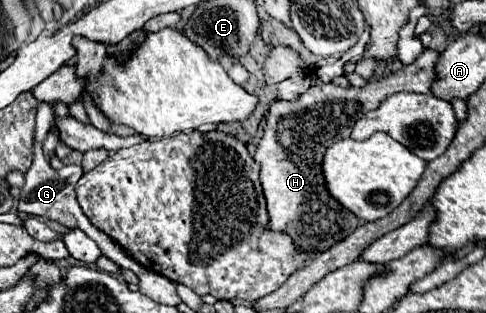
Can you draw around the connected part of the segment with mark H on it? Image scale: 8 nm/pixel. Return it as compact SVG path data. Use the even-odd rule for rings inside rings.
M425 49L415 63L405 65L379 81L369 81L365 87L343 89L333 83L313 85L295 101L271 103L263 137L255 151L255 161L261 165L261 185L267 199L269 227L273 227L273 231L287 231L303 251L325 251L333 243L345 239L359 225L359 219L345 211L325 191L321 175L325 149L331 143L349 137L357 119L367 111L377 109L389 95L401 91L429 93L437 59L437 51Z

